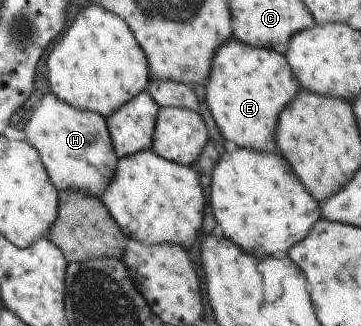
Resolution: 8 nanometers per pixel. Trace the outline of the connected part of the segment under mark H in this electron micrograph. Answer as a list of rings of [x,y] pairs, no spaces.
[[[50,92],[40,99],[23,131],[26,143],[37,149],[55,188],[60,192],[81,191],[85,195],[101,198],[107,183],[113,179],[111,175],[115,173],[118,159],[101,115],[71,107]]]

